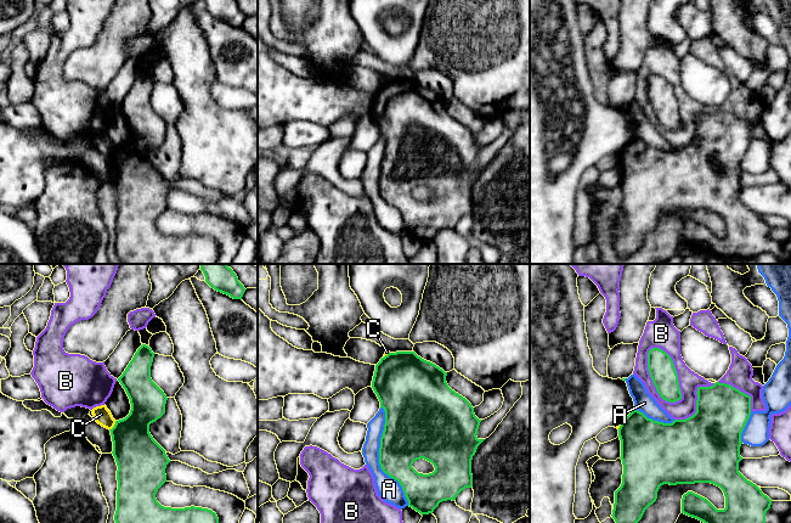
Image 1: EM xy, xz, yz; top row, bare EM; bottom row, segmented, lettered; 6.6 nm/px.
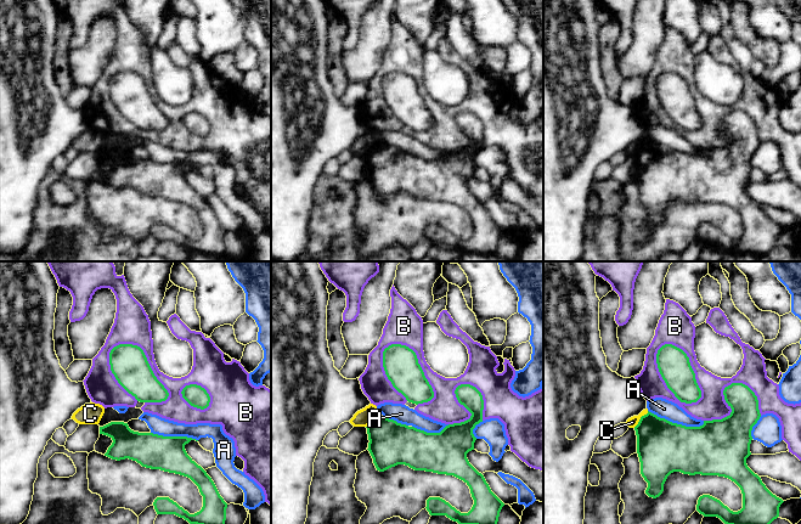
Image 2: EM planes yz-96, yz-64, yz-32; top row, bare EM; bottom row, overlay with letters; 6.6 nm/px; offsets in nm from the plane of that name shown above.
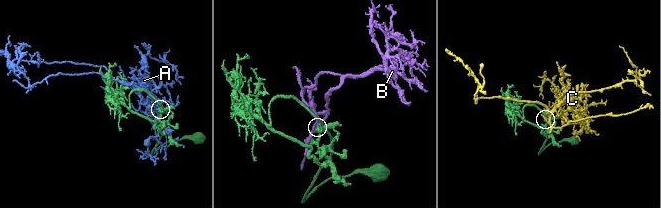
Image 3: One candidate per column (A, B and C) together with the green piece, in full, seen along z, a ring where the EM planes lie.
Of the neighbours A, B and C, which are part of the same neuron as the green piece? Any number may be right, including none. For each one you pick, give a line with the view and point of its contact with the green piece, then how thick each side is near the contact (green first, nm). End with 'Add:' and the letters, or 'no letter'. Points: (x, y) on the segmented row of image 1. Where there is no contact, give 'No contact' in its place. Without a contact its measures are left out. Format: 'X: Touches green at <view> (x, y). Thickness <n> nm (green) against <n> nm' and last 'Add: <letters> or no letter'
Add: no letter

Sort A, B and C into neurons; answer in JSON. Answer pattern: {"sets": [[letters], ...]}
{"sets": [["A"], ["B"], ["C"]]}

